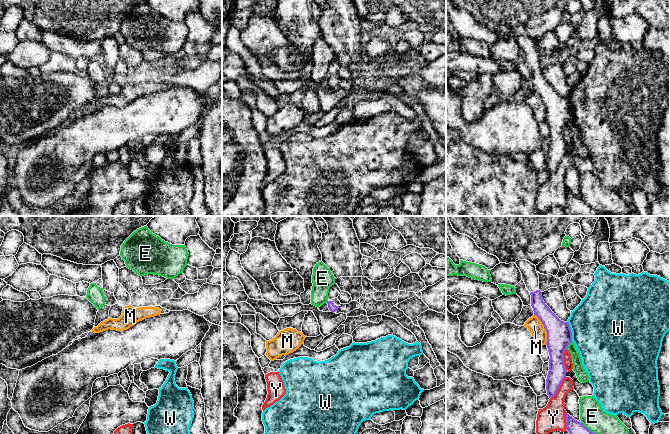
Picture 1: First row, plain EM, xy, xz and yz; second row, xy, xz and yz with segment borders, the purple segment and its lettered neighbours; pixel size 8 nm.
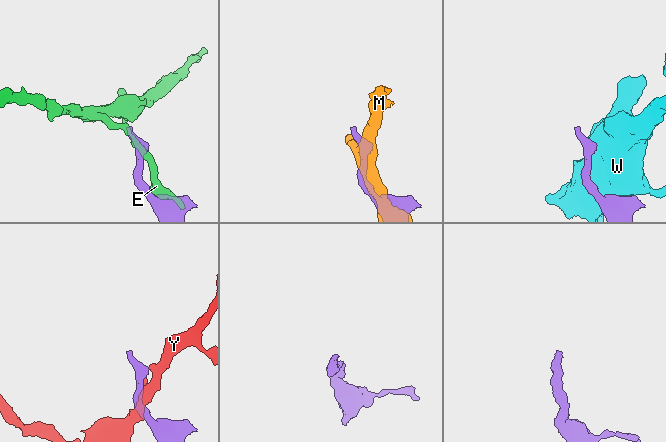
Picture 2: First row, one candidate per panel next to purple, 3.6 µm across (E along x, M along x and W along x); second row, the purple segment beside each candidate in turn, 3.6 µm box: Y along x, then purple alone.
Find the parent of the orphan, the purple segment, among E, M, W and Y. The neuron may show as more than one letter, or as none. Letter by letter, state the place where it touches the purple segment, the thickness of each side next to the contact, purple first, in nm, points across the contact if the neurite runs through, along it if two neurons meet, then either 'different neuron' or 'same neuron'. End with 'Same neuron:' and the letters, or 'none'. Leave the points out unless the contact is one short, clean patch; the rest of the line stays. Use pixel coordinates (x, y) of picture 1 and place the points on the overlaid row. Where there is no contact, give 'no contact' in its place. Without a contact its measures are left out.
E: yz (568, 344) | 200/90 nm | different neuron
M: yz (545, 329) | 200/120 nm | different neuron
W: yz (570, 331) | 200/480 nm | different neuron
Y: yz (558, 388) | 140/200 nm | different neuron
Same neuron: none

